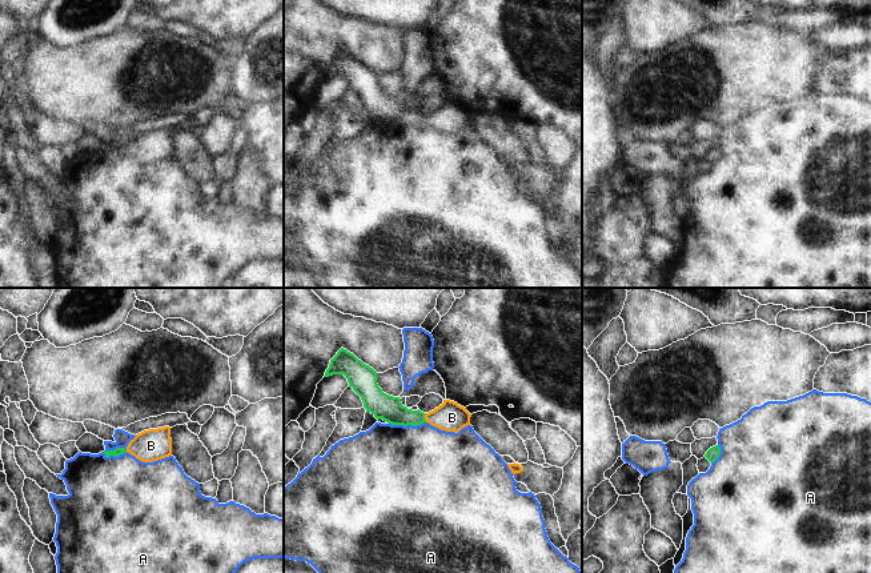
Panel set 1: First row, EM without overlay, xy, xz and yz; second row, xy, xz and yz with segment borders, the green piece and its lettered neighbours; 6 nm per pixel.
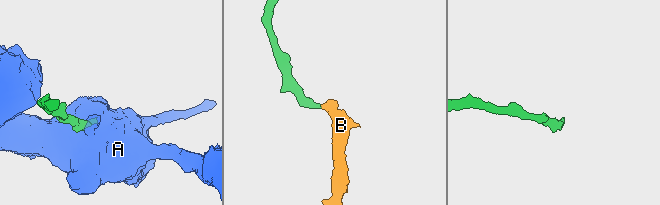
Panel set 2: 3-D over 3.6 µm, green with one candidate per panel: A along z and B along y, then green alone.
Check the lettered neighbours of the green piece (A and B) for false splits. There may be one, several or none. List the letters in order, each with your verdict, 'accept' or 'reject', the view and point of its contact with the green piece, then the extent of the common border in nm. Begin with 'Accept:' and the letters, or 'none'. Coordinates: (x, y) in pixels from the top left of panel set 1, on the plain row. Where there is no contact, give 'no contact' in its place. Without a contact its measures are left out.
Accept: B
A: reject | xy (115, 151) | 150 nm
B: accept | xz (424, 119) | 60 nm

